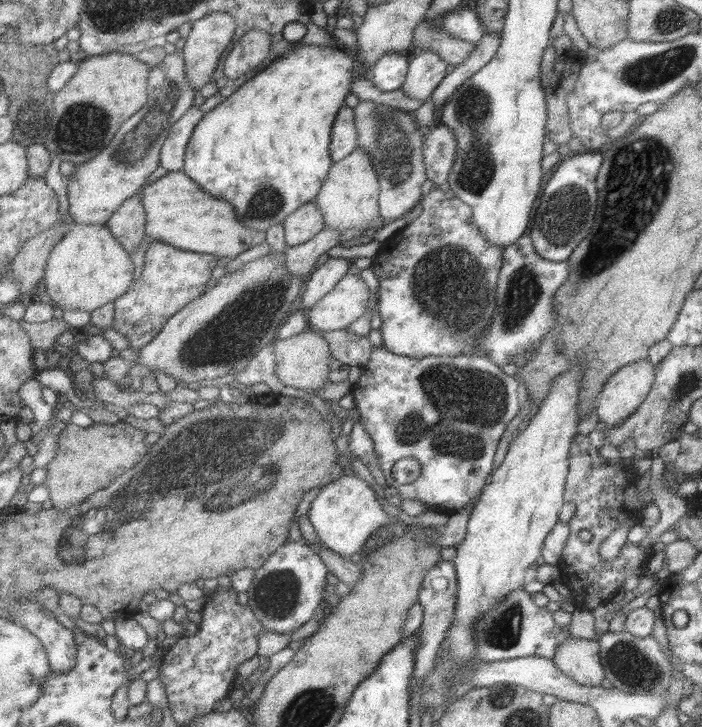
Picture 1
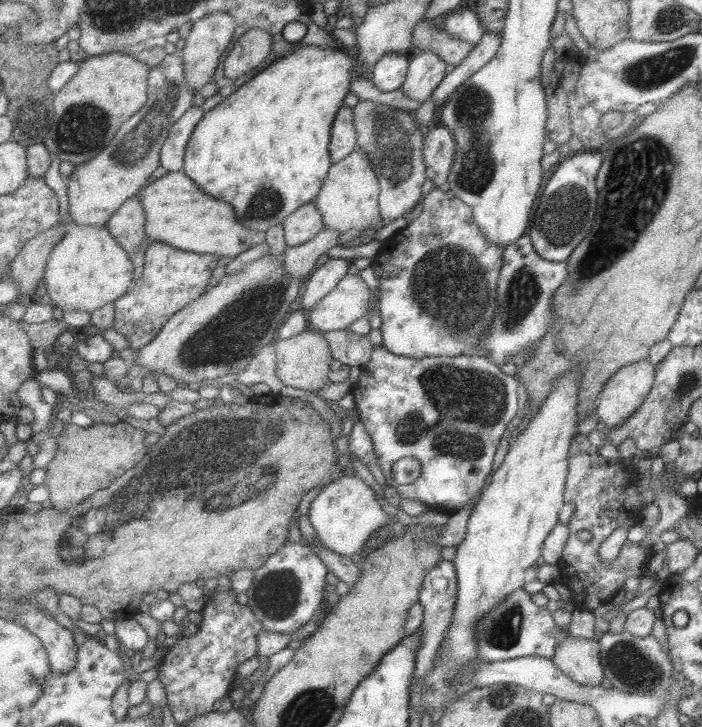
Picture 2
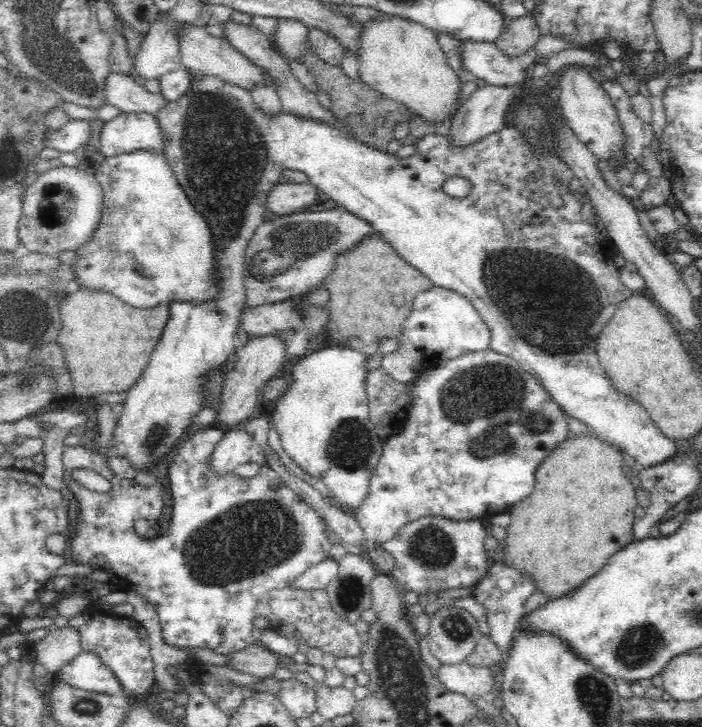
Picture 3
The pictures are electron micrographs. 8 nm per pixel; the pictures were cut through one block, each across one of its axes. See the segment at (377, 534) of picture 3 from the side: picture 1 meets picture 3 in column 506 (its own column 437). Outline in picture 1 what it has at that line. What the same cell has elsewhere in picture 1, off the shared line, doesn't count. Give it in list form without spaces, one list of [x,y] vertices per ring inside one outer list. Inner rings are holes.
[[[376,347],[372,359],[368,362],[368,365],[363,367],[364,374],[360,379],[360,382],[353,387],[352,393],[356,398],[356,408],[361,414],[363,423],[367,426],[368,432],[374,437],[376,441],[376,448],[380,455],[380,462],[382,463],[385,475],[389,478],[388,485],[393,486],[399,490],[404,498],[413,498],[421,500],[434,506],[434,510],[450,514],[451,512],[457,512],[461,508],[468,506],[470,503],[480,502],[484,488],[490,483],[490,478],[494,474],[494,460],[496,460],[496,454],[500,450],[500,444],[502,444],[502,438],[506,436],[512,420],[516,418],[521,412],[521,380],[518,375],[506,374],[502,367],[493,360],[486,356],[478,355],[462,355],[458,357],[446,357],[446,356],[432,356],[424,359],[418,359],[414,357],[408,357],[404,355],[398,355],[396,352],[392,352],[384,347]],[[416,457],[422,461],[424,470],[422,476],[418,481],[412,484],[402,485],[394,476],[394,467],[401,458]]]

